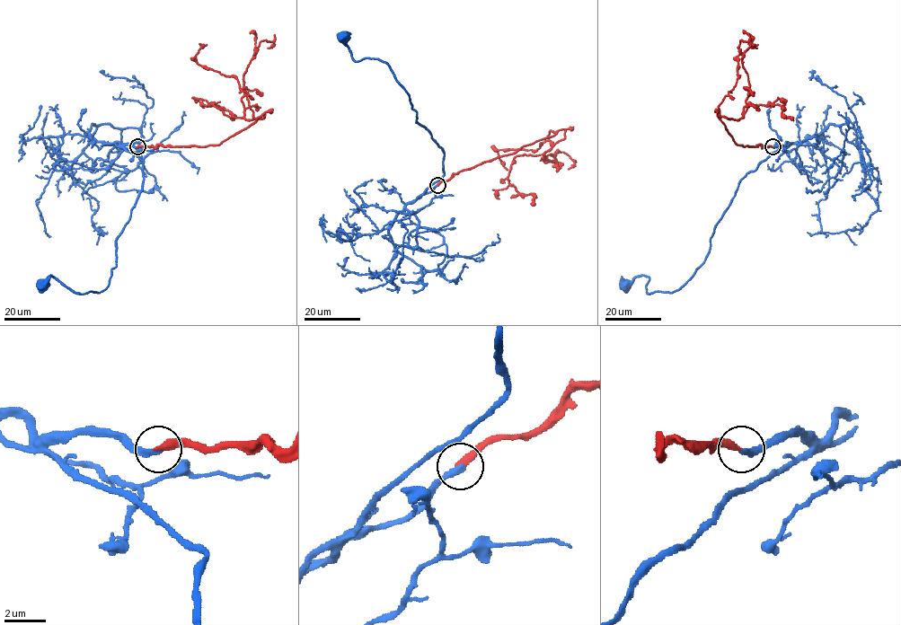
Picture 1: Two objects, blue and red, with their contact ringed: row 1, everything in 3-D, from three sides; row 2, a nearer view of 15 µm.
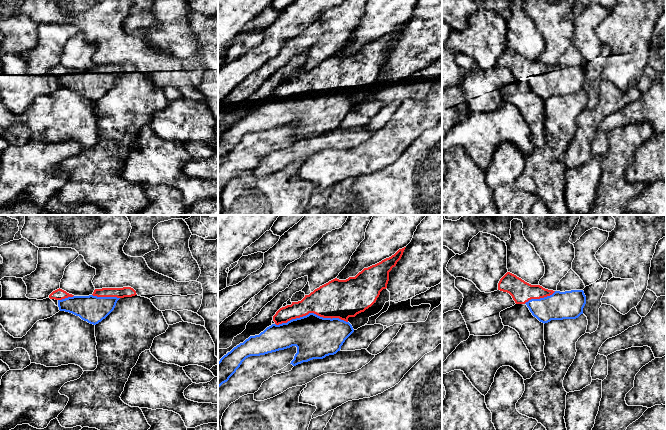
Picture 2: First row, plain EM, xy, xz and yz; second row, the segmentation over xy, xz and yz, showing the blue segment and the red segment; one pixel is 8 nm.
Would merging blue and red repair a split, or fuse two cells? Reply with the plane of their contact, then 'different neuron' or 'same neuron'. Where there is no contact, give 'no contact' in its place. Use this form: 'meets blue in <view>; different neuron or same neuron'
meets blue in xz; same neuron

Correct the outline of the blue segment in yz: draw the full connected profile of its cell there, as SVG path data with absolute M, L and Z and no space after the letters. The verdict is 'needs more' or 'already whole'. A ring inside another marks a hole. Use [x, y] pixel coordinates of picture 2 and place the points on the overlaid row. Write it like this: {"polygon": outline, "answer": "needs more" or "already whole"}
{"polygon": "M510 272L500 279L498 290L509 293L516 304L526 304L532 315L544 324L551 320L576 319L583 314L586 304L583 290L565 292L548 290L540 285L531 285Z", "answer": "needs more"}

